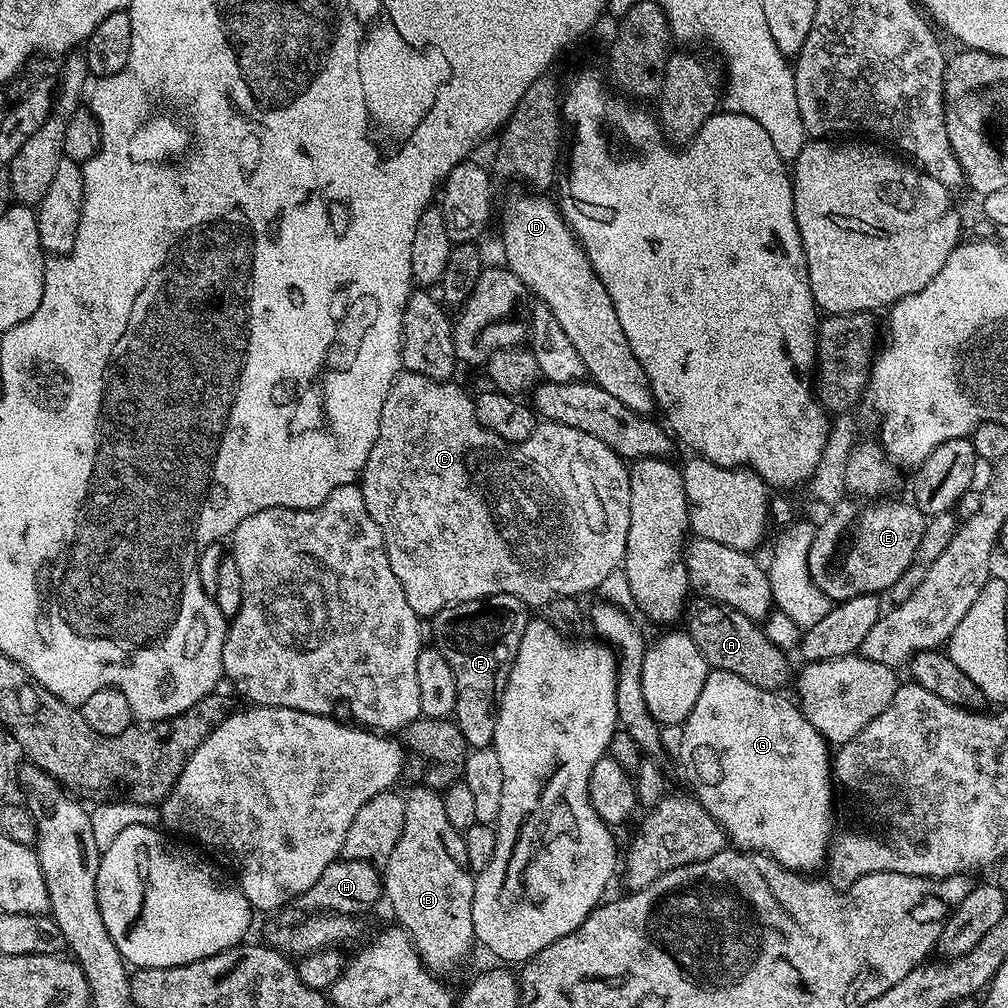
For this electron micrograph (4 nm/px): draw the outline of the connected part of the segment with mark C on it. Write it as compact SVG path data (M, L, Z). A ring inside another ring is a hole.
M404 372L396 377L396 381L390 386L390 394L386 394L386 402L382 402L378 438L370 450L370 458L366 458L366 466L359 478L358 487L362 490L366 510L370 510L370 518L374 518L374 522L378 522L382 530L386 554L390 558L390 570L394 570L394 578L402 582L406 602L410 602L417 616L431 618L452 604L485 600L494 594L514 594L514 598L527 604L529 609L540 610L560 596L580 598L583 592L595 593L603 579L624 563L626 534L630 530L628 470L629 465L617 452L610 450L606 442L574 426L540 422L530 434L530 438L526 438L522 443L506 442L498 438L498 434L486 430L482 422L478 422L475 399L471 395L468 397L456 382L432 381L422 374Z

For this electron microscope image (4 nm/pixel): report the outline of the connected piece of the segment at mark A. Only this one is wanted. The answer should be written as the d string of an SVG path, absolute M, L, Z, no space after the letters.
M700 602L697 608L689 607L686 612L686 631L694 646L702 650L709 669L720 674L737 676L742 678L746 684L758 686L761 690L780 690L780 687L788 680L788 660L785 649L780 648L767 636L765 629L757 621L746 618L738 610L734 610L725 604L713 604L711 602Z

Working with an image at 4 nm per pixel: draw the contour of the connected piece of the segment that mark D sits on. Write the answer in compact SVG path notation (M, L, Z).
M544 194L532 195L536 196L520 198L510 206L504 226L503 263L527 286L529 293L539 303L553 312L559 325L566 330L567 337L574 342L591 383L602 386L602 390L607 390L613 398L618 398L622 406L648 416L656 408L656 399L646 378L646 370L642 370L642 362L634 358L630 342L626 342L622 322L618 322L618 314L614 310L614 302L610 302L610 294L606 294L606 286L602 286L602 282L596 277L596 272L590 266L590 258L585 254L576 235L572 233L572 228L565 222L564 213L560 211L557 201L547 200L544 197L547 195Z

